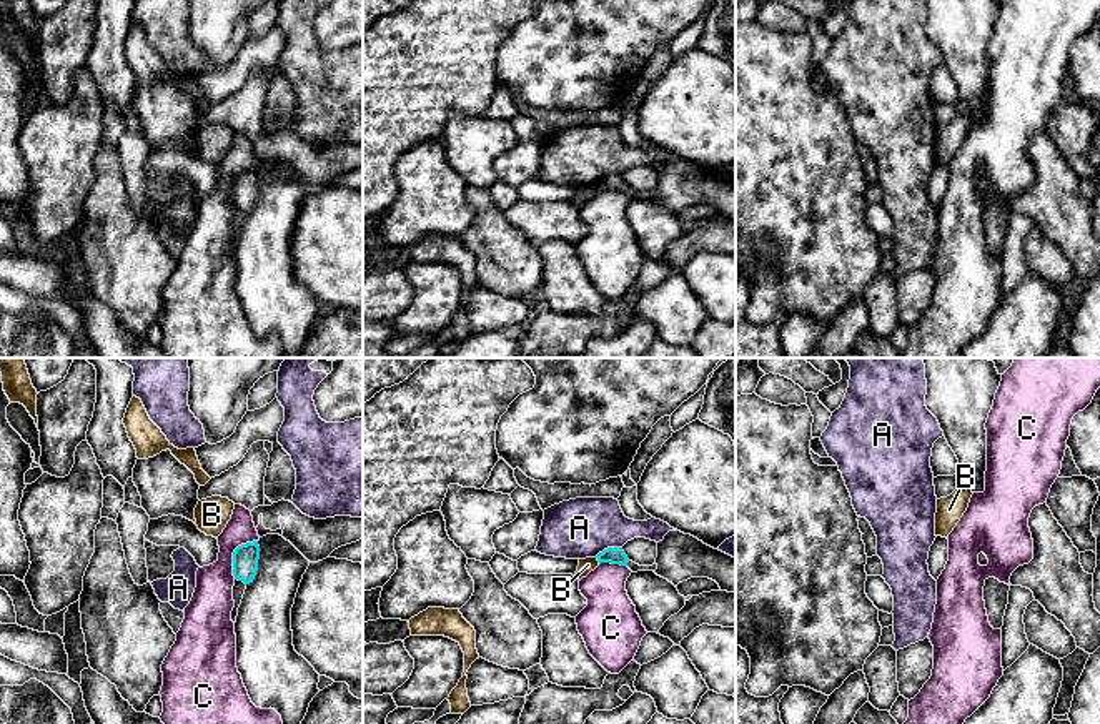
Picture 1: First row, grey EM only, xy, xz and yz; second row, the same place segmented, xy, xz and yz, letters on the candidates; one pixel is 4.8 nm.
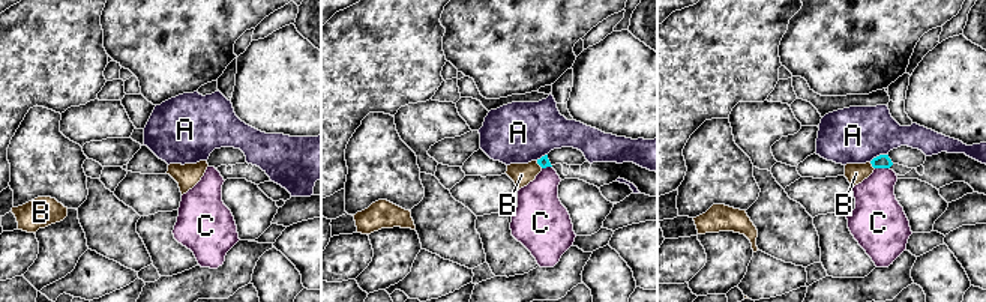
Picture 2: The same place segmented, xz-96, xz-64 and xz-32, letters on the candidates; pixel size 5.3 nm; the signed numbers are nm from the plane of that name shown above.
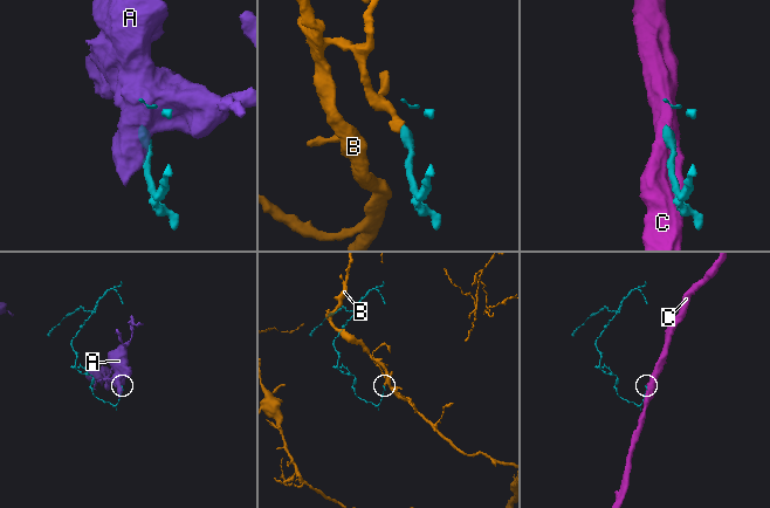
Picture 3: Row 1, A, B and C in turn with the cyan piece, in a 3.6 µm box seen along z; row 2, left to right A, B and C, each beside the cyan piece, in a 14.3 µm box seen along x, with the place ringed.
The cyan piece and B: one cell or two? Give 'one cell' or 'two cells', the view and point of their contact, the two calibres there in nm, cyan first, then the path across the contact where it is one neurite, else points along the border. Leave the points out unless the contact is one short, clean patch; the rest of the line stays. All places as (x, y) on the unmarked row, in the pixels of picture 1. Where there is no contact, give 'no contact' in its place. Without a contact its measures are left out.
two cells; contact xz (598, 187); calibres 80 and 70 nm; border xz (596, 183), (599, 190)

